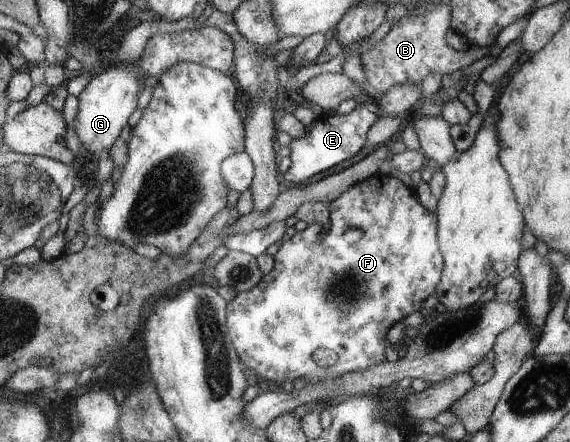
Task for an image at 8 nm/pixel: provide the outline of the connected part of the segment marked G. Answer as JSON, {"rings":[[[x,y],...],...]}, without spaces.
{"rings":[[[129,65],[115,66],[108,70],[100,70],[77,98],[78,111],[74,117],[74,128],[80,147],[85,147],[93,154],[111,149],[115,141],[121,137],[127,127],[131,115],[139,107],[139,96],[143,91],[143,77],[140,67]]]}

